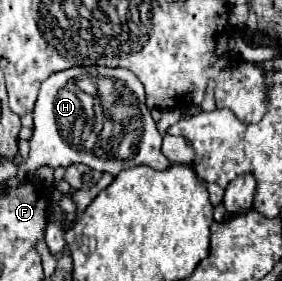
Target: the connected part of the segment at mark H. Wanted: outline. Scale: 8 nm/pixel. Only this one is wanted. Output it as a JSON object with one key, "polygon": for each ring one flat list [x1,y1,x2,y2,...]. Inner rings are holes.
{"polygon":[[76,66,68,70,54,72,48,76,42,86,40,94,34,106,34,134,30,138,30,156,26,162,20,162,20,168,16,172,16,180,30,180,34,170,40,166,52,166,52,168,68,168,72,164,84,164,98,172,108,172,116,176,120,170,128,166,150,166,154,170,166,170,170,166,170,160,160,152,162,134,156,128,156,122,150,116,150,110,144,104,144,86,142,82,126,68,104,68,104,66],[114,108,118,108,118,118,114,116,114,128,112,136,104,140,100,136,102,118,104,114,112,114]]}

